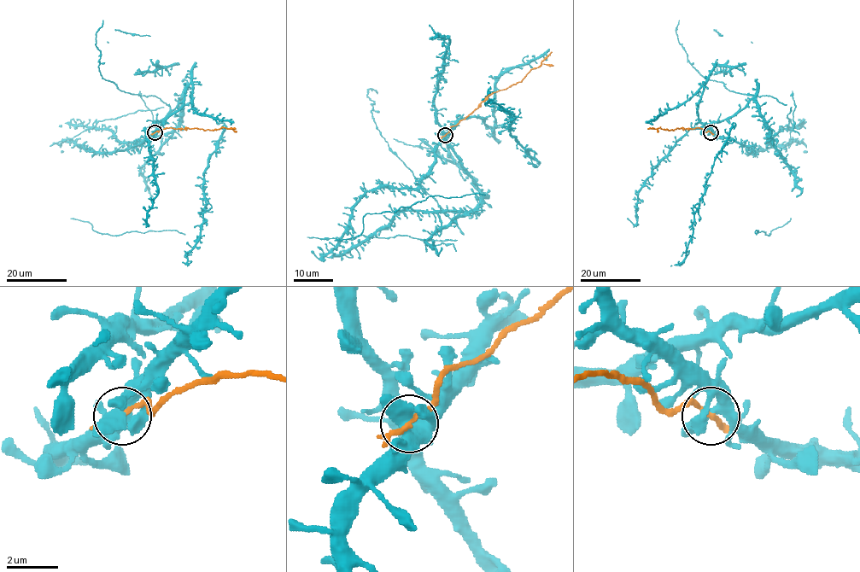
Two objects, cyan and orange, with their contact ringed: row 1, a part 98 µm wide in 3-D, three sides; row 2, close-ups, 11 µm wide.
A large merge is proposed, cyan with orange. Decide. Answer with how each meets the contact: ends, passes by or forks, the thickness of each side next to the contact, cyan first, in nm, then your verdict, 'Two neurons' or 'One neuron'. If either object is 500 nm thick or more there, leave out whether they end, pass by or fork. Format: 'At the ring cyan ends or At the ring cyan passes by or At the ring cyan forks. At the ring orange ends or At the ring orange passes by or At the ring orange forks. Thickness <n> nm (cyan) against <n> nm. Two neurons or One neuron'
At the ring cyan forks. At the ring orange passes by. Thickness 440 nm (cyan) against 180 nm. Two neurons

